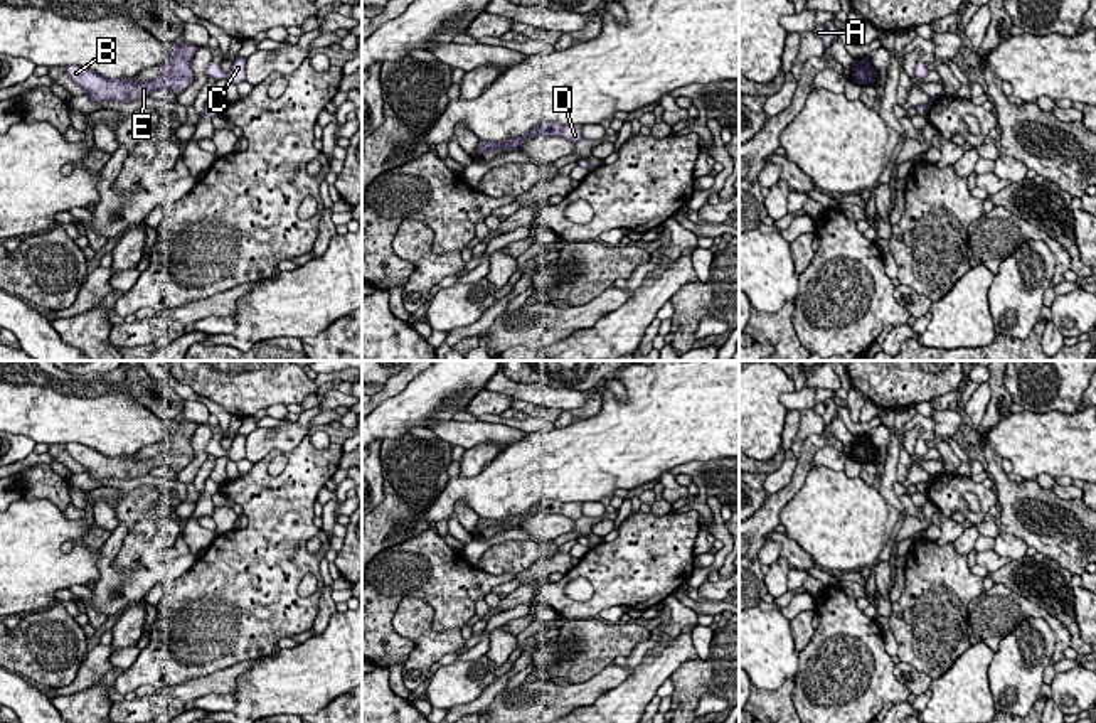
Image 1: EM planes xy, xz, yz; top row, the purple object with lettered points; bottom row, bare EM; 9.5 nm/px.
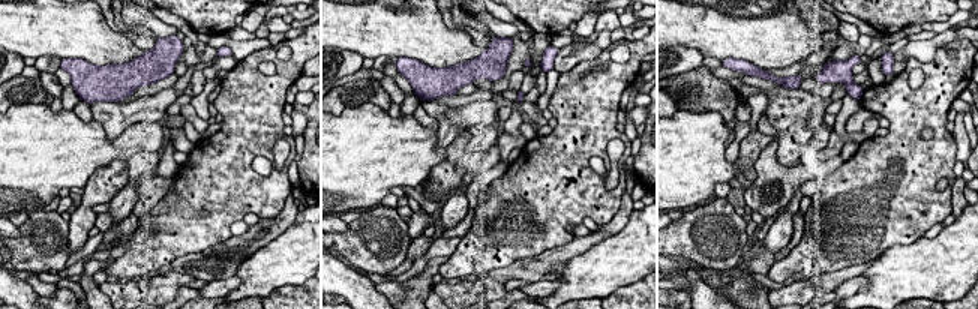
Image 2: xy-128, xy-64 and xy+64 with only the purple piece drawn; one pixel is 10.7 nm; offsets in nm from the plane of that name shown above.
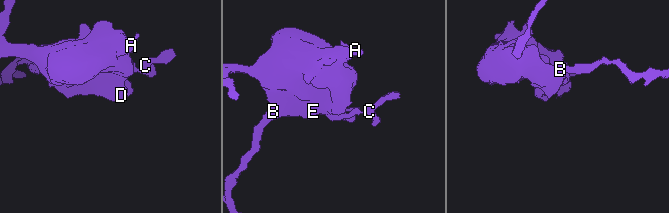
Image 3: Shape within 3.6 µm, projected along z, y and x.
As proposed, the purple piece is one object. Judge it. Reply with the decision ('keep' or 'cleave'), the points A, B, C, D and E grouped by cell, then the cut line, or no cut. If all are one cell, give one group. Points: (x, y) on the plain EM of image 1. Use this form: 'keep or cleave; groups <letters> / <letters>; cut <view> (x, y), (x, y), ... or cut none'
keep; groups A B C D E; cut none

